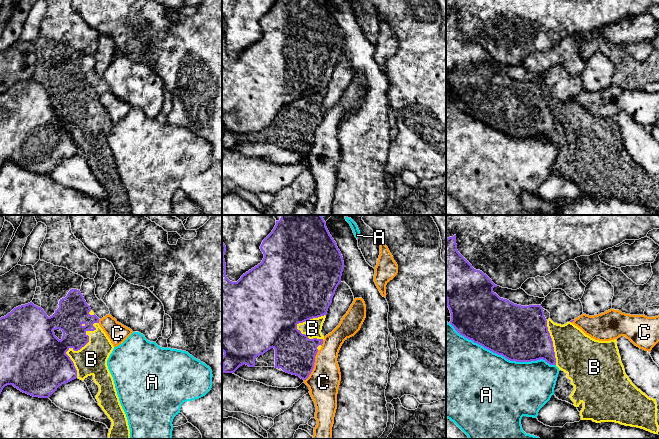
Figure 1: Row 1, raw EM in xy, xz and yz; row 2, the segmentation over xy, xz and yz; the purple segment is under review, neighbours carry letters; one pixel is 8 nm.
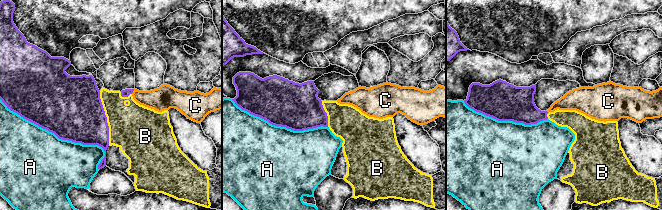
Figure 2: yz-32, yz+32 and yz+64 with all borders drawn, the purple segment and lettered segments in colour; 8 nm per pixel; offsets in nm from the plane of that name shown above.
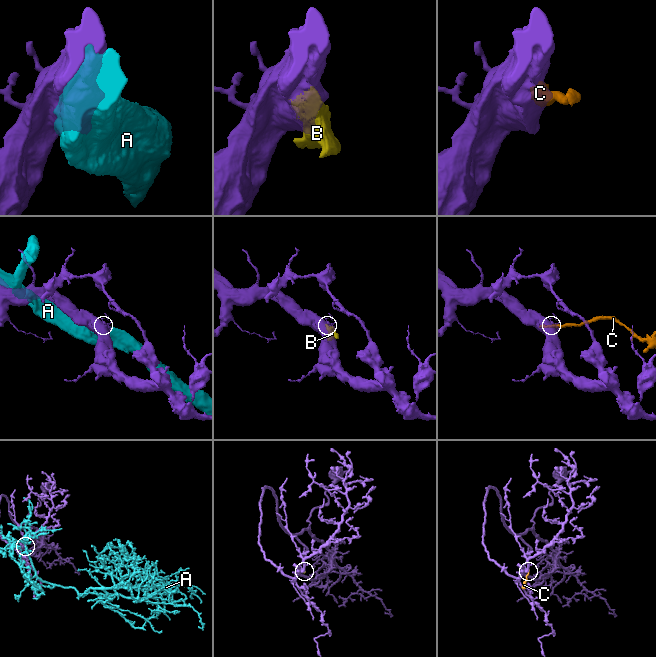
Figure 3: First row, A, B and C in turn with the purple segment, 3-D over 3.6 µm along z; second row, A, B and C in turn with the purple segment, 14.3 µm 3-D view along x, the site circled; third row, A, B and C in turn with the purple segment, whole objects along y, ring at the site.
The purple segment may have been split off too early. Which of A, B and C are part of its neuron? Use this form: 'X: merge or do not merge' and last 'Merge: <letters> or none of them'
A: do not merge
B: merge
C: do not merge
Merge: B

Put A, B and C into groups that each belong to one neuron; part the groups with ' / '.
A / B / C

